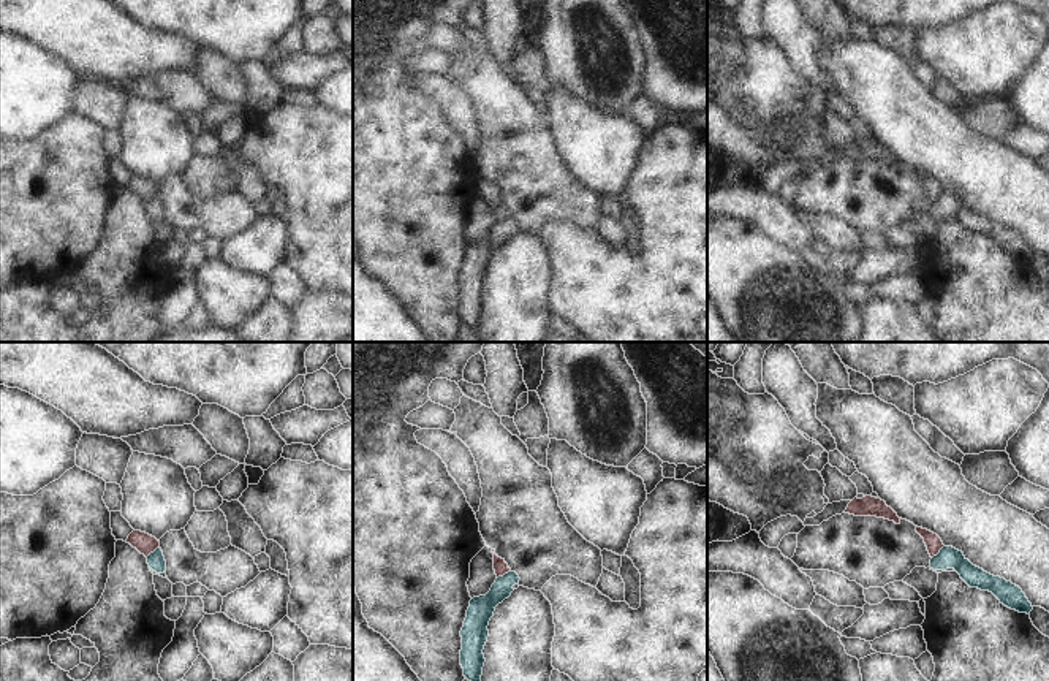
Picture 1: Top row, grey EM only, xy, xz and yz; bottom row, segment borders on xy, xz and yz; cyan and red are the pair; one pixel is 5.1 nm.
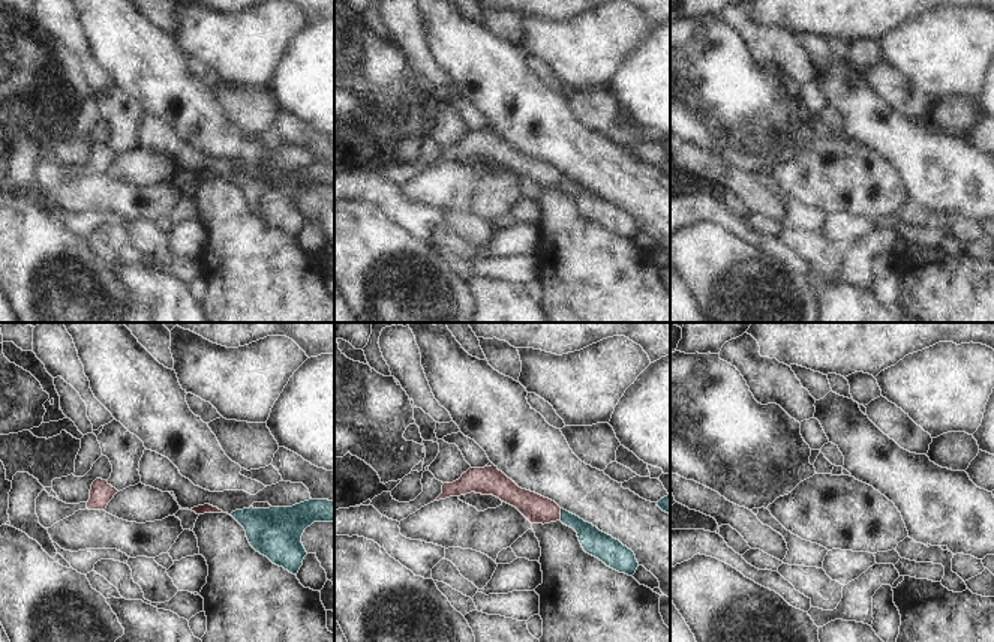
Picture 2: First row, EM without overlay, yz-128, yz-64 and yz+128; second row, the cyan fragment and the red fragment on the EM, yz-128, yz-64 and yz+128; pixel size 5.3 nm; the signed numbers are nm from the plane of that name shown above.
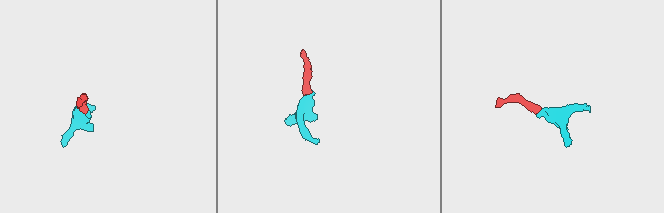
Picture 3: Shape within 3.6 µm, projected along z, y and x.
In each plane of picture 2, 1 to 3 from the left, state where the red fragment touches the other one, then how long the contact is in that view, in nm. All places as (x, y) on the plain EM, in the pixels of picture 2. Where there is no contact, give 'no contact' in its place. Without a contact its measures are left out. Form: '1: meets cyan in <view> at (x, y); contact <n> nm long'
1: no contact
2: meets cyan in yz-64 at (561, 179); contact 70 nm long
3: no contact

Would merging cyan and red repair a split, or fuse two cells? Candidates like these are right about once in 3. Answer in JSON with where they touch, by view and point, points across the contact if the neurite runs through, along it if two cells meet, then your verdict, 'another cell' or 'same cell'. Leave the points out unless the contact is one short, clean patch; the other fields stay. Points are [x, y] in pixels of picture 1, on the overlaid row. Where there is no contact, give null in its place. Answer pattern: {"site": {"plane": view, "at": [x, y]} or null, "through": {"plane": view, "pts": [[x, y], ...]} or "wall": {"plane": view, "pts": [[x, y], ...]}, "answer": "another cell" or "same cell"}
{"site": {"plane": "xz", "at": [505, 574]}, "through": {"plane": "xz", "pts": [[481, 608], [503, 586], [505, 574], [500, 567]]}, "answer": "same cell"}

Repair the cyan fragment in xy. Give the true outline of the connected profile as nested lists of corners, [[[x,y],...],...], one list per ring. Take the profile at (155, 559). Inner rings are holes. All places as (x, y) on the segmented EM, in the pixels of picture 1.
[[[133,531],[125,542],[147,557],[147,564],[153,572],[166,572],[166,561],[160,542],[155,537],[141,531]]]

